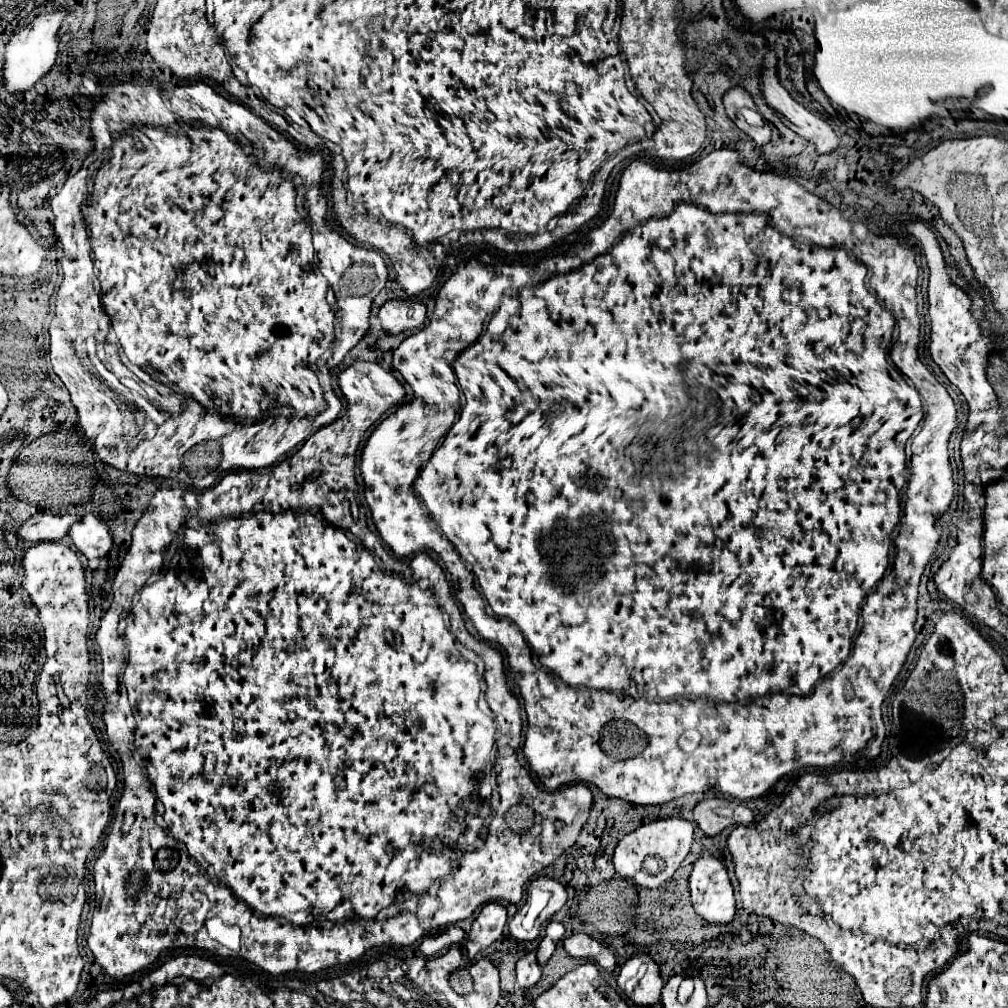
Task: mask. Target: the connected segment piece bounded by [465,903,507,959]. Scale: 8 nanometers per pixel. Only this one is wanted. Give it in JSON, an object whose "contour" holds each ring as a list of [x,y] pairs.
{"contour":[[[487,903],[477,919],[473,921],[471,925],[471,931],[469,931],[469,937],[467,937],[467,955],[469,959],[473,959],[481,949],[489,947],[501,933],[503,933],[503,927],[507,923],[507,911],[503,905],[499,903]]]}

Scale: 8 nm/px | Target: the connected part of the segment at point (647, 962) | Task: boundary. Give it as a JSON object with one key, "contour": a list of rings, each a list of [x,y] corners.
{"contour":[[[647,955],[627,959],[619,971],[617,985],[635,1005],[655,1005],[661,999],[659,967]]]}

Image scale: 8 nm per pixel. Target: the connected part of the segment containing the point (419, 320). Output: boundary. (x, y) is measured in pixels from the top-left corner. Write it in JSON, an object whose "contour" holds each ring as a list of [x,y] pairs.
{"contour":[[[387,301],[377,315],[383,331],[389,335],[413,331],[425,323],[425,317],[427,309],[423,301]]]}

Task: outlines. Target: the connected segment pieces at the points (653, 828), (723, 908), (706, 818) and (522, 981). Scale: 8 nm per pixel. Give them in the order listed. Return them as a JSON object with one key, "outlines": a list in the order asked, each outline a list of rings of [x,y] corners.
{"outlines":[[[[677,817],[651,821],[647,825],[641,825],[633,833],[625,835],[617,843],[613,865],[615,865],[615,871],[623,879],[631,879],[633,883],[647,887],[647,889],[659,889],[681,867],[683,859],[691,851],[691,845],[693,845],[693,823],[691,821],[677,819]]],[[[705,853],[695,861],[693,873],[689,877],[689,889],[695,913],[707,923],[727,925],[735,917],[735,897],[733,885],[727,877],[723,863]]],[[[711,797],[711,799],[703,799],[695,805],[693,819],[703,833],[717,835],[725,827],[751,823],[753,821],[753,811],[743,807],[737,801]]],[[[531,951],[517,961],[517,983],[523,989],[531,989],[539,981],[539,977],[541,977],[541,967],[537,965],[535,951]]]]}

